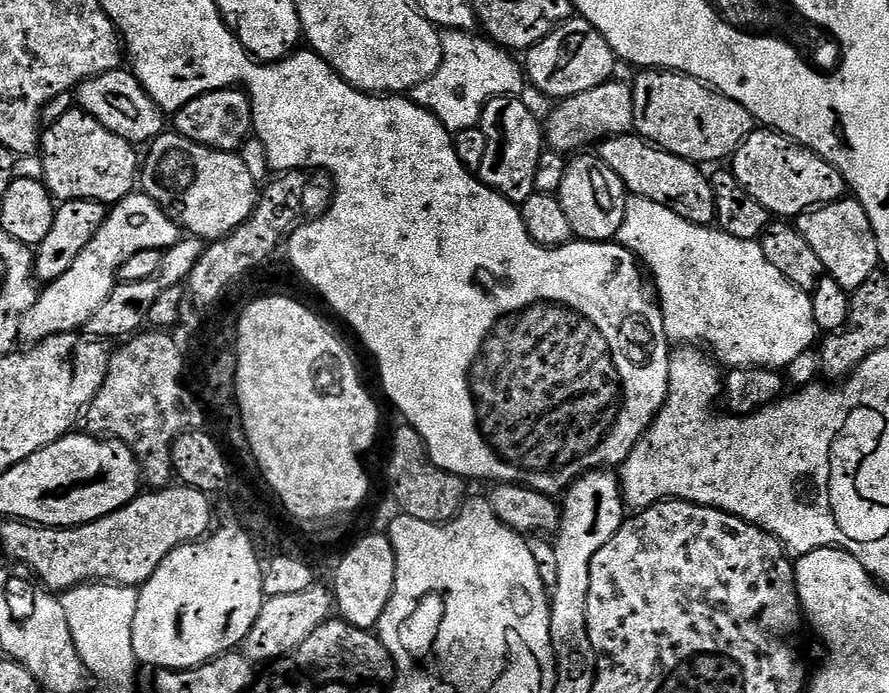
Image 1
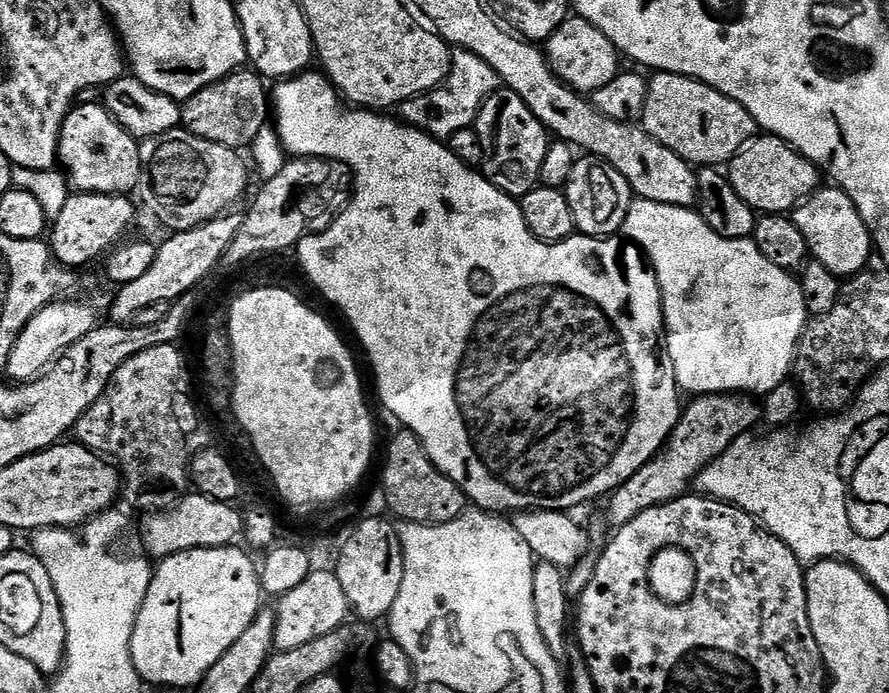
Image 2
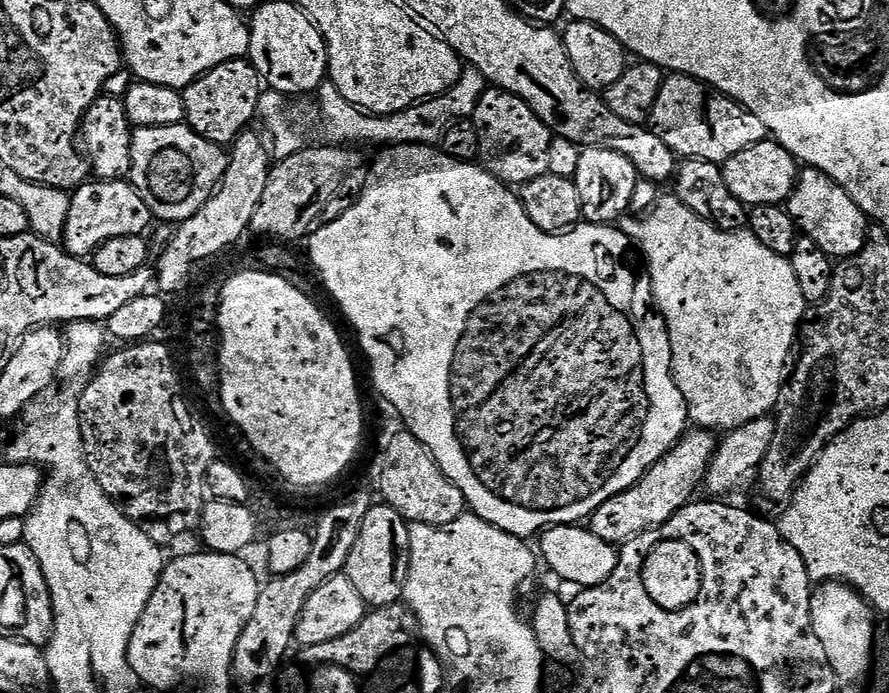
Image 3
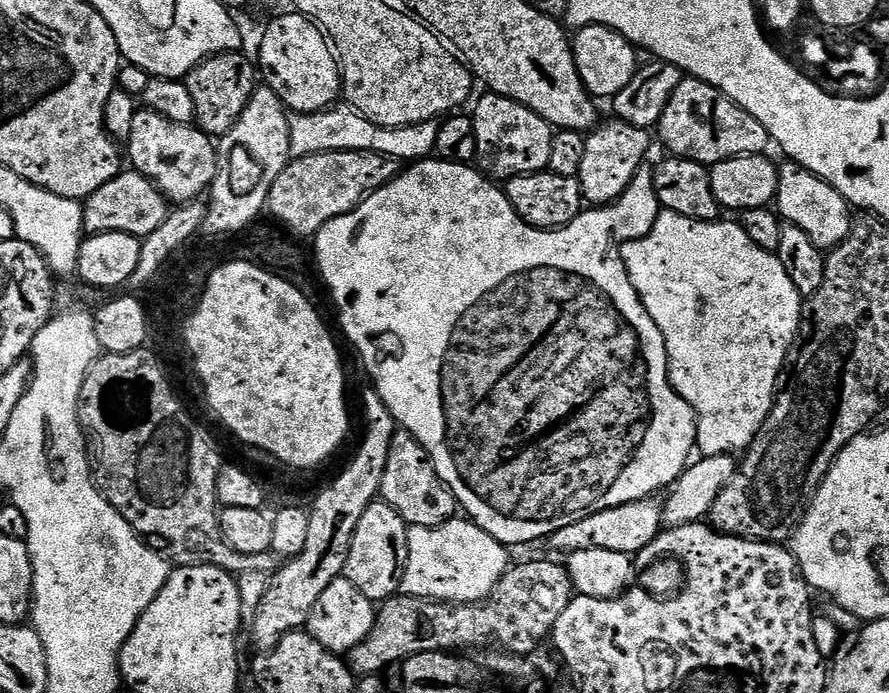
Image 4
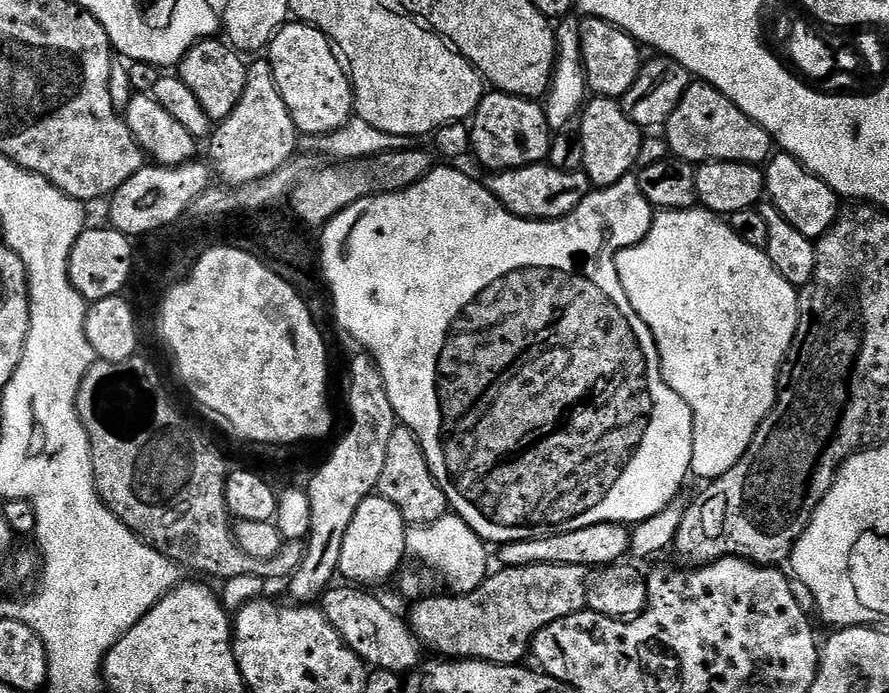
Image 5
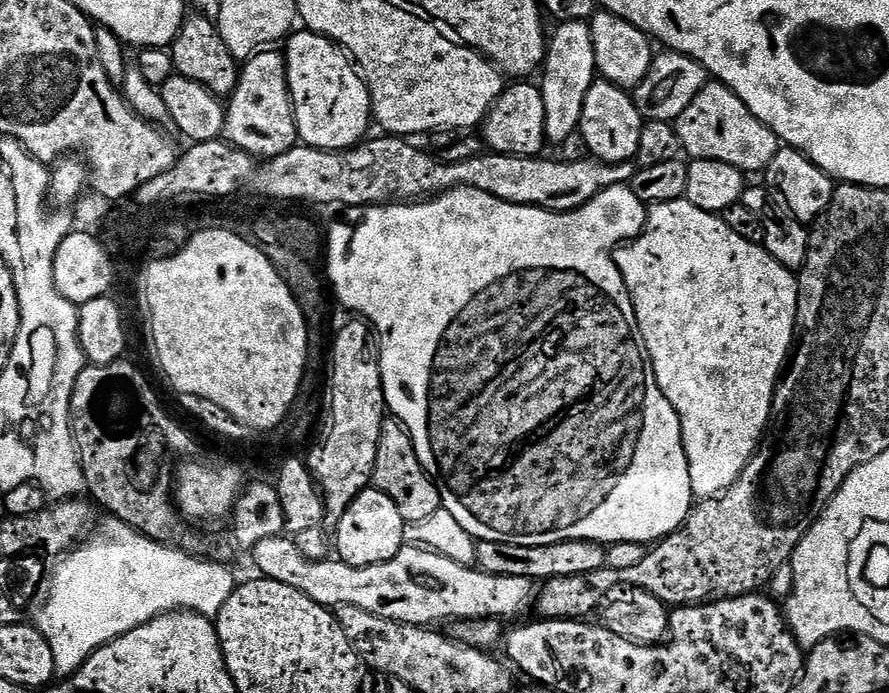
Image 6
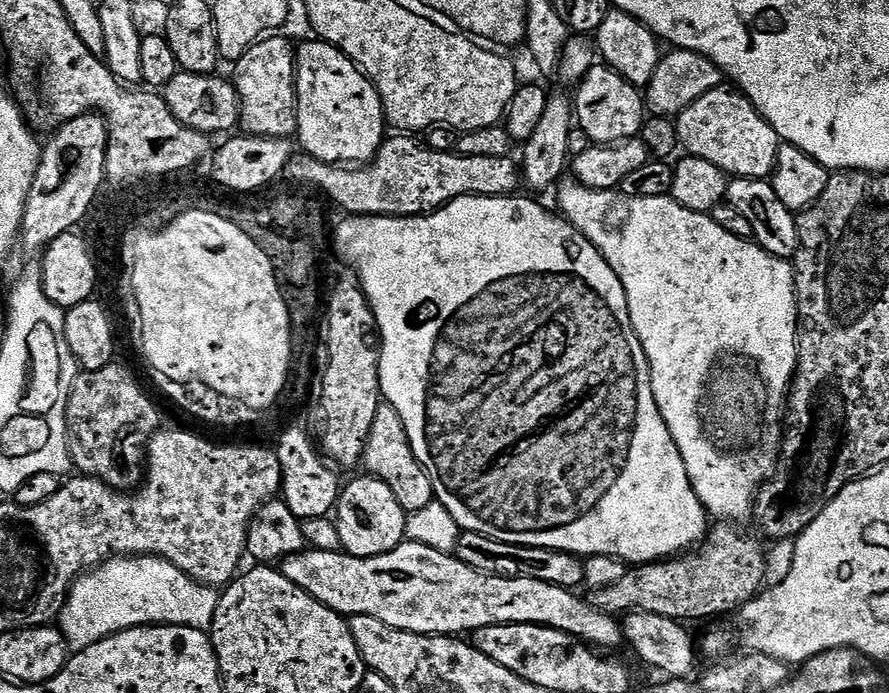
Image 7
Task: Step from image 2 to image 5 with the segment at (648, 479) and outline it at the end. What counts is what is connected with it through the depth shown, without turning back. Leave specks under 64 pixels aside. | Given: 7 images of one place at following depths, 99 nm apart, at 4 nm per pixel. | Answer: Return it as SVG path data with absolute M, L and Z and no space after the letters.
M595 524L586 526L582 530L570 530L553 536L499 545L498 552L501 560L499 563L506 568L518 568L531 564L561 564L596 570L601 566L611 566L623 561L629 555L629 537L630 532L625 525Z

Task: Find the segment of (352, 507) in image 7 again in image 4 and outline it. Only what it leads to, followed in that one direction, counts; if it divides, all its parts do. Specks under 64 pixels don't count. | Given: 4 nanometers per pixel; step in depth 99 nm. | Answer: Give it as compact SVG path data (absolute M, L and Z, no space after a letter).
M374 502L362 514L358 530L354 530L354 542L350 542L350 554L346 554L344 575L354 582L366 598L374 602L383 602L400 592L400 583L408 561L408 530L400 515L388 504Z

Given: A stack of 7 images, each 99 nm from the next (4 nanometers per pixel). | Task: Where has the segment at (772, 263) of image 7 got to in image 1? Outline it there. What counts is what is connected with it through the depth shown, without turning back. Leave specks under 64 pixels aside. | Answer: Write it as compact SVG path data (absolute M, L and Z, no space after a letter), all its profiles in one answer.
M632 196L629 199L618 240L634 253L650 273L669 341L676 343L677 340L680 346L704 346L700 344L708 343L707 351L712 351L717 361L725 360L729 369L777 370L787 369L788 364L816 344L818 329L814 322L811 295L798 290L790 278L782 278L779 270L770 263L770 258L766 258L759 242L734 238L716 226L692 224L674 214L674 210L645 196Z

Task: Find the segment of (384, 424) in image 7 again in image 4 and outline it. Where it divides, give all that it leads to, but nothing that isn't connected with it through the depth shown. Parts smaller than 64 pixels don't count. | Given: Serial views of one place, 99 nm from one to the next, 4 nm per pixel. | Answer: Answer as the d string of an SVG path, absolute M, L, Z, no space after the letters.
M398 430L390 442L390 458L386 458L386 474L382 474L379 499L397 512L409 526L437 528L457 515L458 505L454 494L438 478L430 454L426 454L409 432Z

